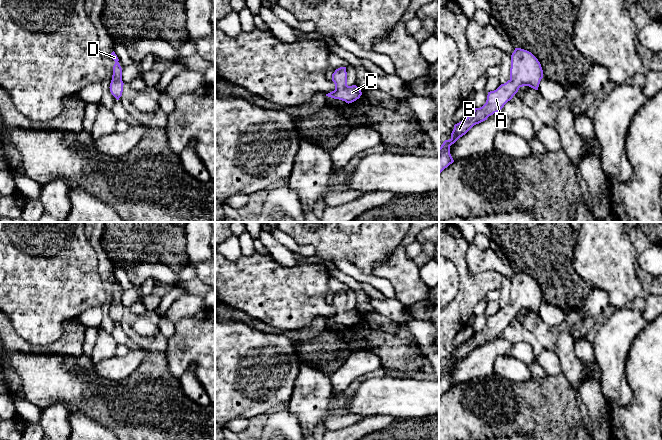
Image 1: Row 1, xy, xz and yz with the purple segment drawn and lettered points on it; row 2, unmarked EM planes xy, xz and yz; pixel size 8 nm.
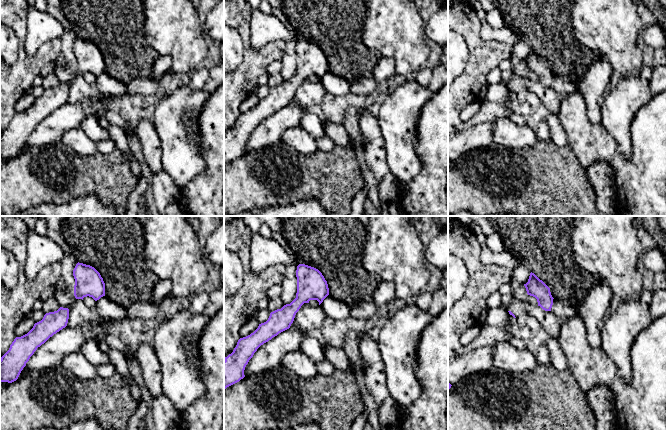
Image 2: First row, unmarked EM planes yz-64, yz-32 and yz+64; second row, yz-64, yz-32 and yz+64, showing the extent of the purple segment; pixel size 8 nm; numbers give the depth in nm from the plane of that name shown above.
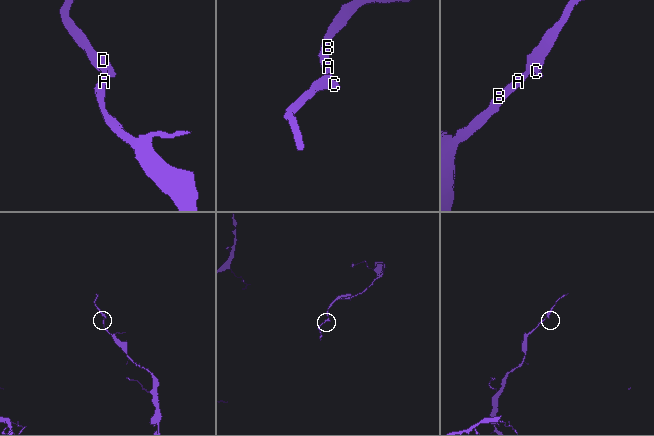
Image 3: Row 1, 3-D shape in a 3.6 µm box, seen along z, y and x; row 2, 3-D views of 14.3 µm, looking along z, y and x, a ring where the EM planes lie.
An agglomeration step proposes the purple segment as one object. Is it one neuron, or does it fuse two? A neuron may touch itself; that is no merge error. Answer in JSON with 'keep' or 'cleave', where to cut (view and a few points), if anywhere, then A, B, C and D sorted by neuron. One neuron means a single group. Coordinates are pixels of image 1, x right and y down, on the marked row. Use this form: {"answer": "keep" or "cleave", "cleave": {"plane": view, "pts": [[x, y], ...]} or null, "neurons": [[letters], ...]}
{"answer": "keep", "cleave": null, "neurons": [["A", "B", "C", "D"]]}

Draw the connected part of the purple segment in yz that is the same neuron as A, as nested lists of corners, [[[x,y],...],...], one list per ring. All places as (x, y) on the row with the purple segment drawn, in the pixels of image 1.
[[[515,48],[511,55],[510,79],[496,90],[488,92],[486,103],[475,108],[464,120],[454,125],[451,138],[439,148],[439,174],[454,162],[450,146],[465,135],[474,125],[499,112],[518,92],[520,87],[529,86],[538,90],[543,70],[538,59],[529,51]]]

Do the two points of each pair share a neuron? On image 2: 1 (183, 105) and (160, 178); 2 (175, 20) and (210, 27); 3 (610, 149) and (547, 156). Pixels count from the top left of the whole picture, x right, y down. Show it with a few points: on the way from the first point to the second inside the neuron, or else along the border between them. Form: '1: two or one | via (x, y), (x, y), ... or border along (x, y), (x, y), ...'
1: two | border along (163, 170), (179, 188)
2: two | border along (202, 24), (204, 36)
3: two | border along (567, 145), (578, 162), (586, 170)

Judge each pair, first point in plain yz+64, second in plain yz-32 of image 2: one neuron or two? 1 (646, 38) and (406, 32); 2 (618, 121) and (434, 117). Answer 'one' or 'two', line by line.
1: two
2: two

